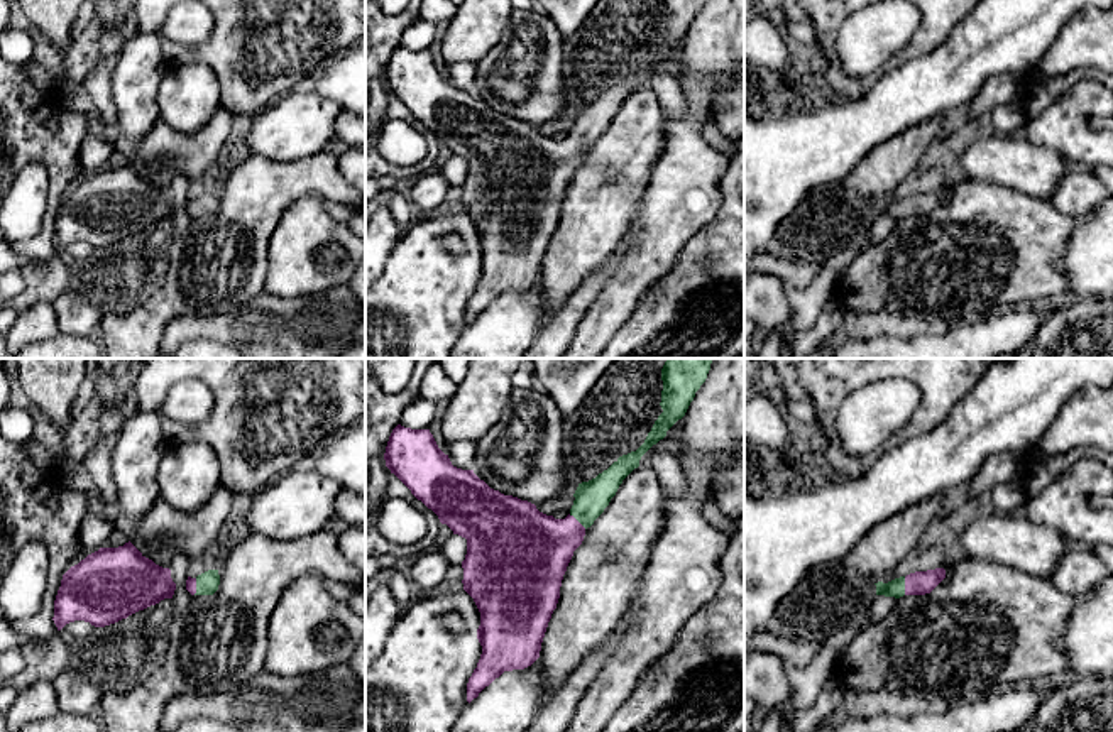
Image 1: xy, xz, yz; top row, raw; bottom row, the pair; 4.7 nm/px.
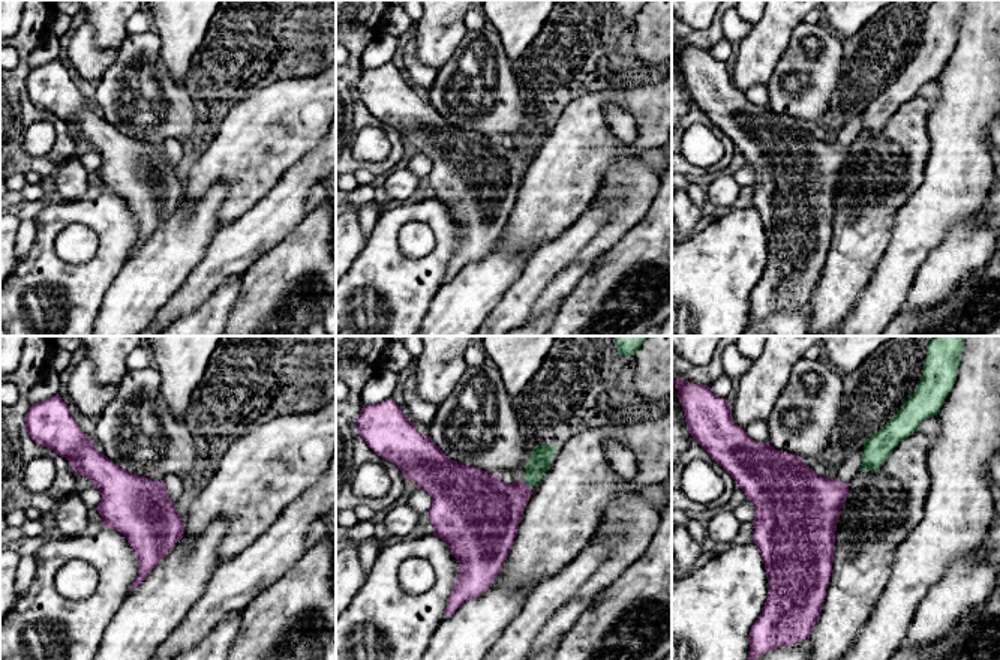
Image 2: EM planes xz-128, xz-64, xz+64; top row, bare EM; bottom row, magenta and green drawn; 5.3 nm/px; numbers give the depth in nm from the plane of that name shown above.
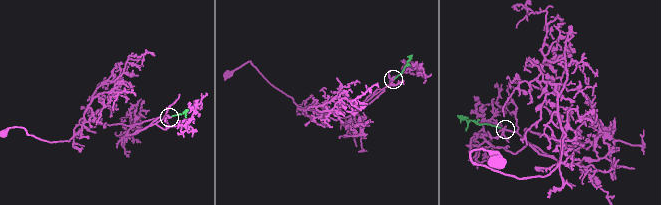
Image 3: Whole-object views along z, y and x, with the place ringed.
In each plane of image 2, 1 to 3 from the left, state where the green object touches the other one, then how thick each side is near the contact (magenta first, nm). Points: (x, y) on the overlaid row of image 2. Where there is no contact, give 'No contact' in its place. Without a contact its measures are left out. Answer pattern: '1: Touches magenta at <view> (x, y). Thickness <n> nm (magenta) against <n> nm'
1: No contact
2: No contact
3: No contact

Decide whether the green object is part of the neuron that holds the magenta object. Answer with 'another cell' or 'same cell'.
same cell

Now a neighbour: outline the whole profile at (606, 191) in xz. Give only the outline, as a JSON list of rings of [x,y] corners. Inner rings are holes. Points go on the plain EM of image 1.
[[[638,88],[622,101],[604,134],[585,150],[584,162],[573,172],[563,196],[560,220],[540,272],[545,326],[584,281],[619,250],[663,150],[665,112],[650,88]]]

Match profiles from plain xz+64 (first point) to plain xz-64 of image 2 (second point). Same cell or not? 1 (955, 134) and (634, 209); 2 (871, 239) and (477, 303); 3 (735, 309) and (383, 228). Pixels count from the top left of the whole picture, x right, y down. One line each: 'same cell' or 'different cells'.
1: same cell
2: different cells
3: same cell

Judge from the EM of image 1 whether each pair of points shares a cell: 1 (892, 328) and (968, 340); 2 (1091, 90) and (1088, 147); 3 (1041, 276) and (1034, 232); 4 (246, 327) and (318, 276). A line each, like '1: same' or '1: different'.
1: different
2: same
3: same
4: different

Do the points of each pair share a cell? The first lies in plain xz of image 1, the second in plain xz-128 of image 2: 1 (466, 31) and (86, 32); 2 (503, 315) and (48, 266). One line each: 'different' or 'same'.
1: different
2: different

